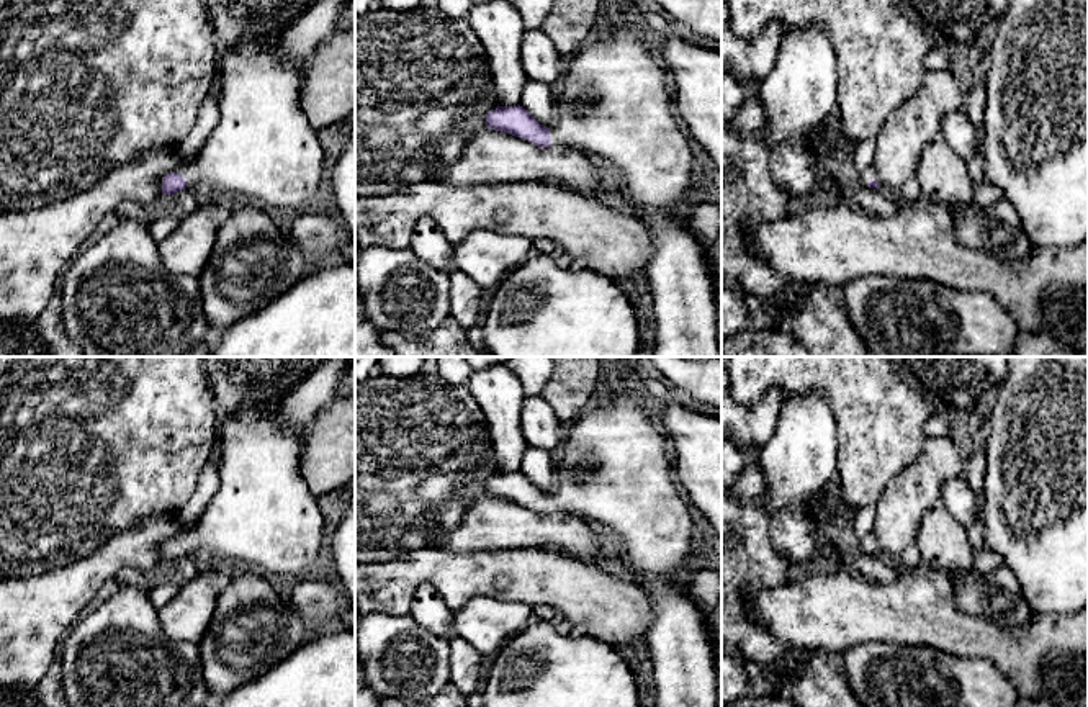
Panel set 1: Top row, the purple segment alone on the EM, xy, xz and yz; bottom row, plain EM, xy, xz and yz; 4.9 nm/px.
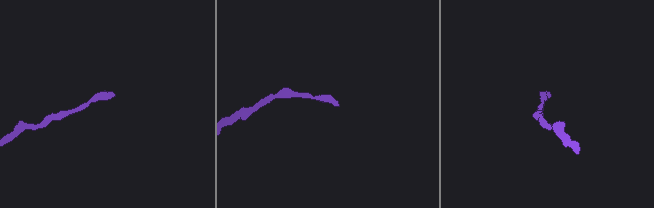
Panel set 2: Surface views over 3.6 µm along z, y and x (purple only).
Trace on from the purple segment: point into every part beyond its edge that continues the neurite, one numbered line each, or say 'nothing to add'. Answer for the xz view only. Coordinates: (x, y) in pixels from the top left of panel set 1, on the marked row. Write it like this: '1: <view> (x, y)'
1: xz (614, 100)

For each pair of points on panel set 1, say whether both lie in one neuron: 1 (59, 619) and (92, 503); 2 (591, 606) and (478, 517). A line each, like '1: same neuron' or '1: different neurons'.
1: different neurons
2: different neurons

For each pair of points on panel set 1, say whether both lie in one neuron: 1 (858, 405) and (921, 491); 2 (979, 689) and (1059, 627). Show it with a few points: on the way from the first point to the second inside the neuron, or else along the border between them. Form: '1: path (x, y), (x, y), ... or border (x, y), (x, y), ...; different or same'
1: border (928, 437), (920, 455), (889, 481), (881, 498); different
2: border (966, 657), (987, 658), (1016, 689); different

